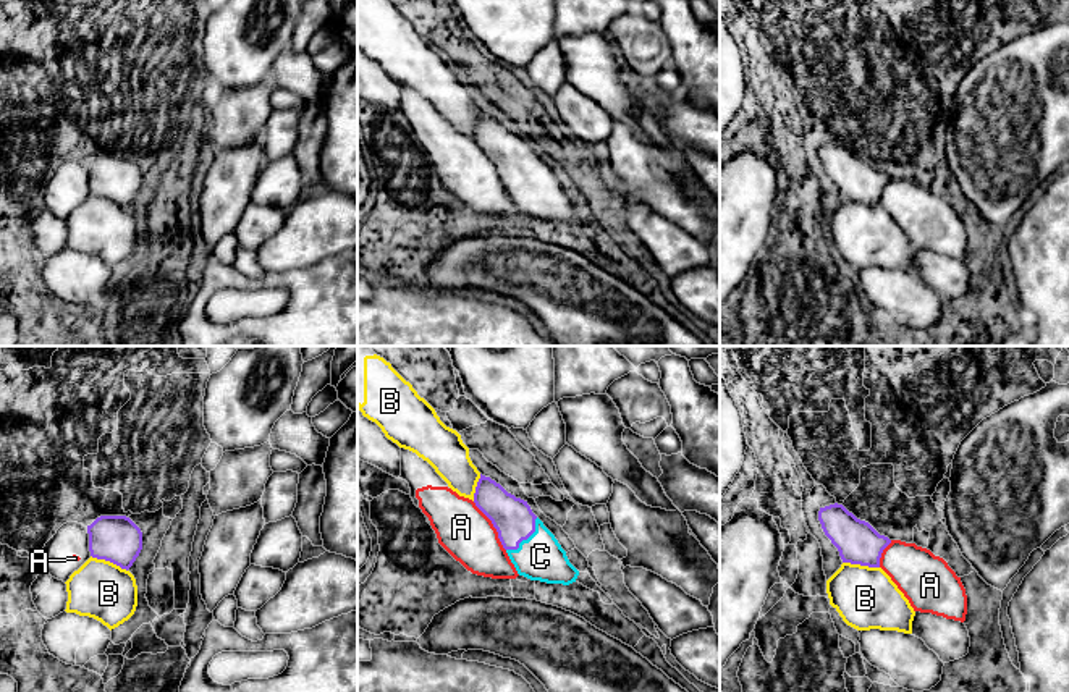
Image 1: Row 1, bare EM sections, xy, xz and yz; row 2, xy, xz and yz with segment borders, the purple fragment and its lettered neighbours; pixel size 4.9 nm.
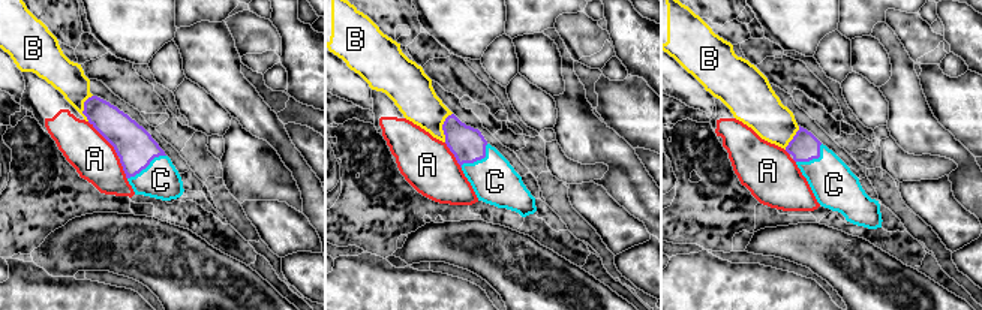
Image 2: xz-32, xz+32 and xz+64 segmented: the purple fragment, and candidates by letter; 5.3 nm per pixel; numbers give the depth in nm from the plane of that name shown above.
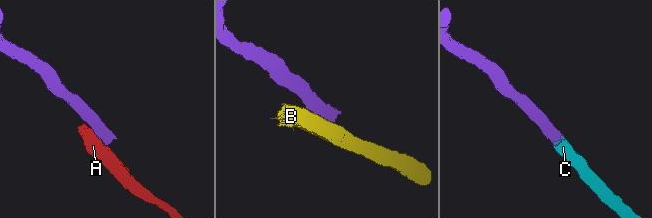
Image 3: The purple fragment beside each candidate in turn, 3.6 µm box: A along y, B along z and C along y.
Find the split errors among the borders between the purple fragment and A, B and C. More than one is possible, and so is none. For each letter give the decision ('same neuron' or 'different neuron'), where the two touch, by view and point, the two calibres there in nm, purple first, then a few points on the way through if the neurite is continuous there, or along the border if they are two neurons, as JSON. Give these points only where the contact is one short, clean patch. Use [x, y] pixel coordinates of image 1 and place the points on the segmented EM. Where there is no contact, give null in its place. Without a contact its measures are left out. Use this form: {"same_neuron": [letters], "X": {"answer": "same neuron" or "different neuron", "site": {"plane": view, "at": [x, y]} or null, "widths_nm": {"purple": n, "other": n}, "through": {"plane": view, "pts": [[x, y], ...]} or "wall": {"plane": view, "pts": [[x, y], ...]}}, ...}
{"same_neuron": ["C"], "A": {"answer": "different neuron", "site": {"plane": "xz", "at": [494, 526]}, "widths_nm": {"purple": 200, "other": 260}, "wall": {"plane": "xz", "pts": [[473, 502], [490, 521], [505, 550]]}}, "B": {"answer": "different neuron", "site": {"plane": "xy", "at": [109, 560]}, "widths_nm": {"purple": 240, "other": 300}}, "C": {"answer": "same neuron", "site": {"plane": "xz", "at": [526, 539]}, "widths_nm": {"purple": 200, "other": 220}, "through": {"plane": "xz", "pts": [[513, 518], [526, 539], [540, 556]]}}}

